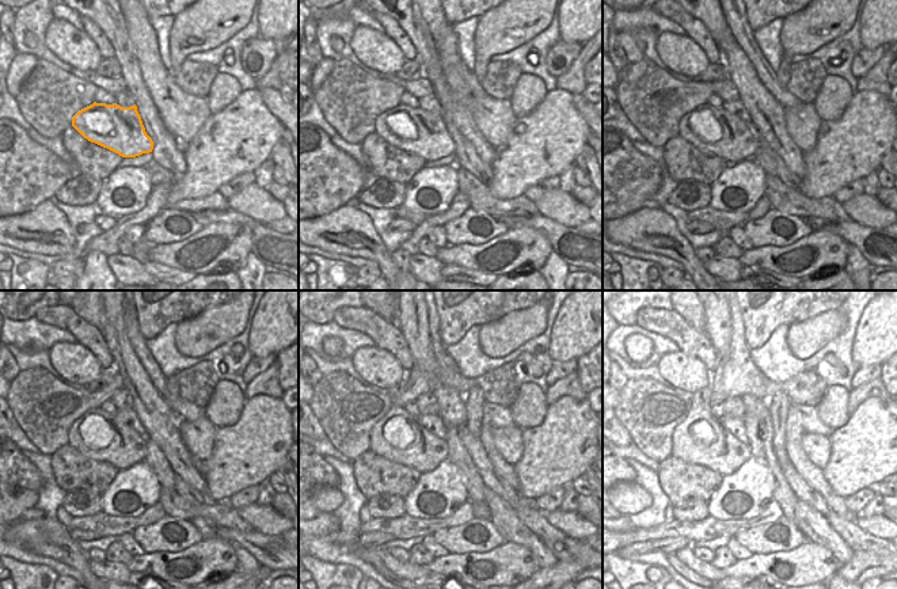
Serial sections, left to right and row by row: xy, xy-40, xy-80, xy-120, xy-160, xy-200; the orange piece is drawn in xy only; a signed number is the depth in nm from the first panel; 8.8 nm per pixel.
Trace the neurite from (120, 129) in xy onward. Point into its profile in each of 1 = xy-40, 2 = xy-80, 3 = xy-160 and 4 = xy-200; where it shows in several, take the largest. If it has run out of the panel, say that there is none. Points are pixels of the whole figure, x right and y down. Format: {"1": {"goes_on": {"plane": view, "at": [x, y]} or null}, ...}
{"1": {"goes_on": {"plane": "xy-40", "at": [415, 130]}}, "2": {"goes_on": {"plane": "xy-80", "at": [714, 130]}}, "3": {"goes_on": {"plane": "xy-160", "at": [399, 437]}}, "4": {"goes_on": {"plane": "xy-200", "at": [700, 439]}}}

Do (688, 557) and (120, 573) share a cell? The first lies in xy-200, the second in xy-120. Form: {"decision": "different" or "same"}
{"decision": "same"}

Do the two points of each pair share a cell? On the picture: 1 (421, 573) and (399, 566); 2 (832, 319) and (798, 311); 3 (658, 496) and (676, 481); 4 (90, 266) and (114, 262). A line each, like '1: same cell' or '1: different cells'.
1: same cell
2: different cells
3: different cells
4: different cells

